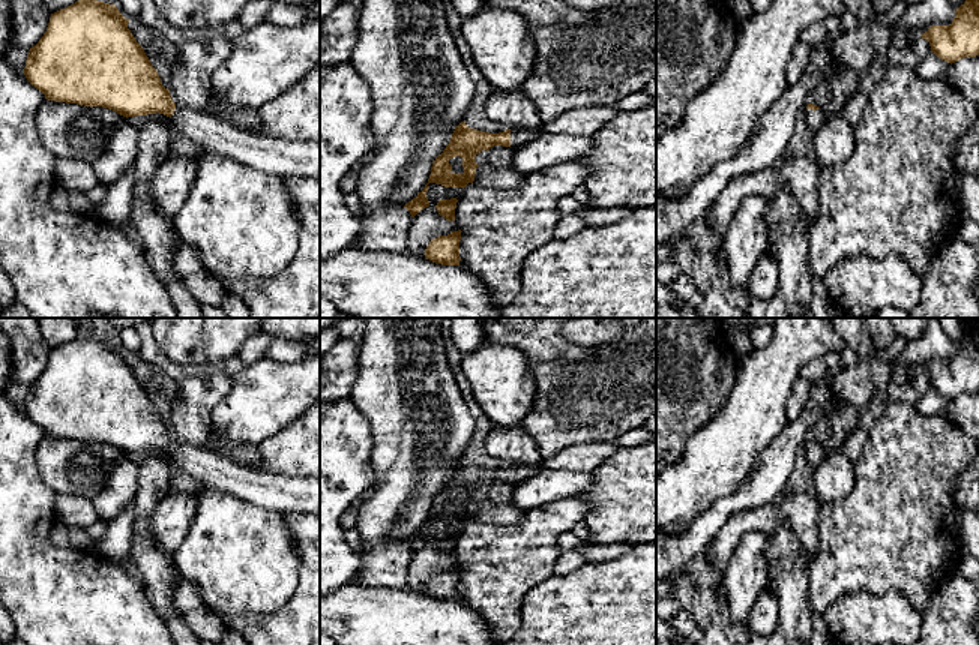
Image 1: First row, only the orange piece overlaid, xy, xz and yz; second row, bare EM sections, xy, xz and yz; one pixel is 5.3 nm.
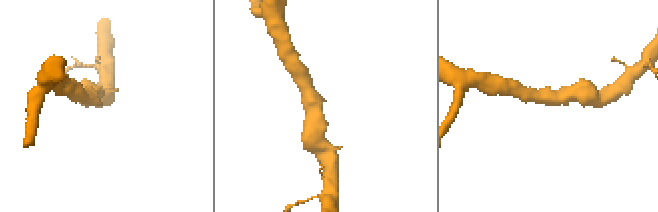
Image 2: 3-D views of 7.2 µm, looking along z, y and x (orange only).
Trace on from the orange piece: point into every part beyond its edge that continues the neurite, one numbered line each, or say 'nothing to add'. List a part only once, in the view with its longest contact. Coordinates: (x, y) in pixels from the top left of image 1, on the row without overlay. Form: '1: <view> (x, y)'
1: xz (518, 473)

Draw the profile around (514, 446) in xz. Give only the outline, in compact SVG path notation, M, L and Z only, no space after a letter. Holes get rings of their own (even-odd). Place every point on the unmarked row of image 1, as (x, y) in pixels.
M523 424L512 429L493 428L485 442L485 452L508 465L538 468L542 464L539 447Z

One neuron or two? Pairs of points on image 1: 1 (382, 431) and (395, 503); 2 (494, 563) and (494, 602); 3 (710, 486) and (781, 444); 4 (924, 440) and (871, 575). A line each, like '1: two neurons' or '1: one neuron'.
1: one neuron
2: one neuron
3: two neurons
4: one neuron

